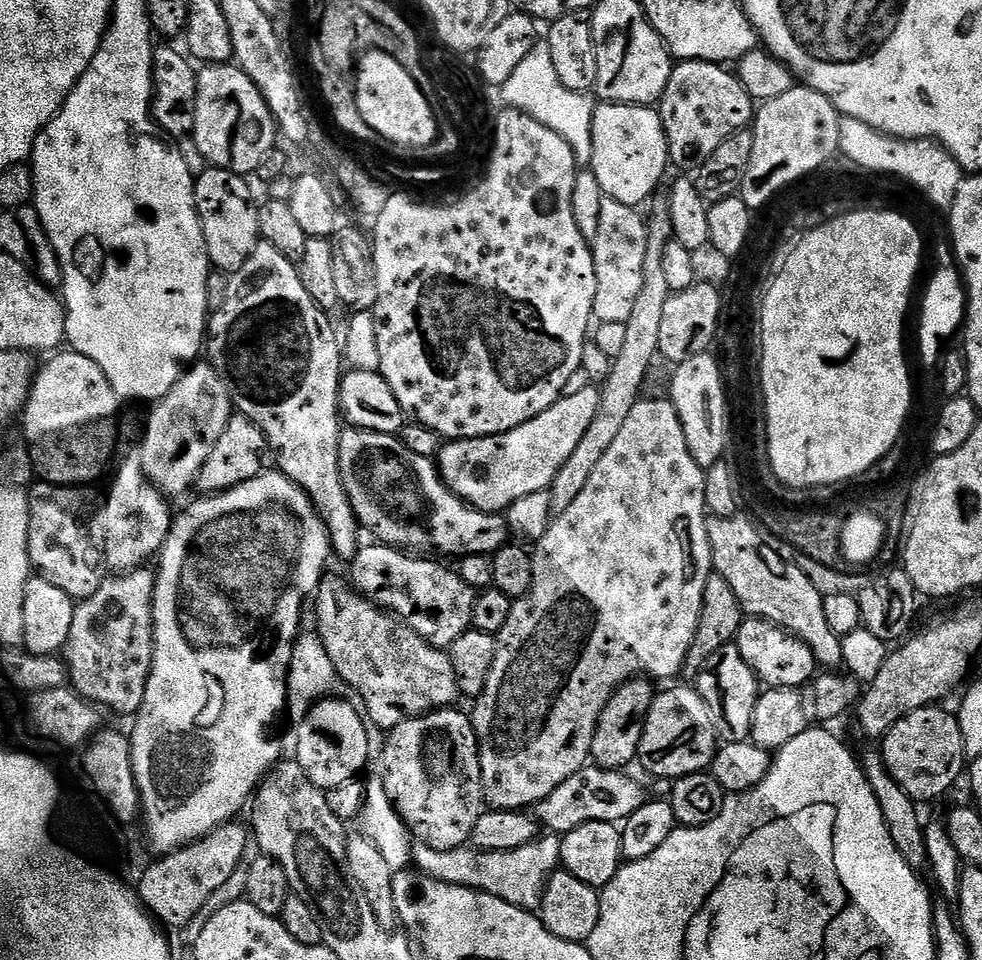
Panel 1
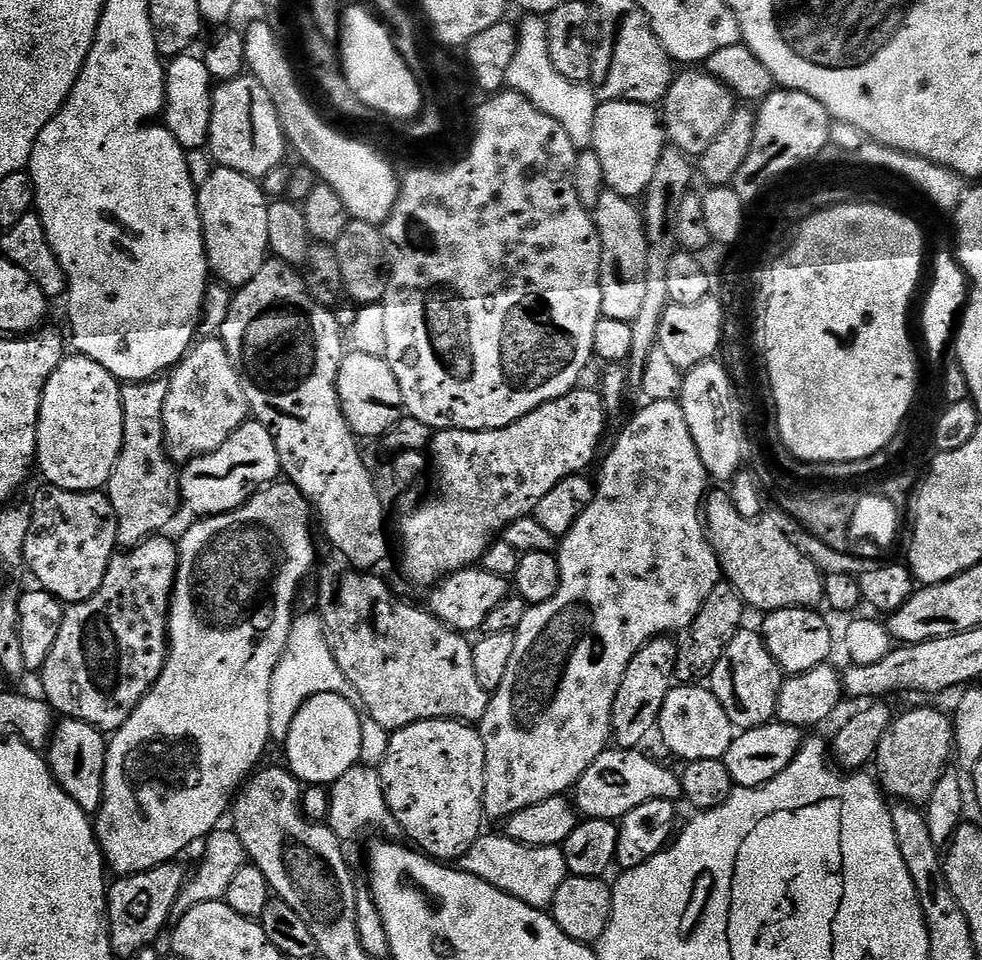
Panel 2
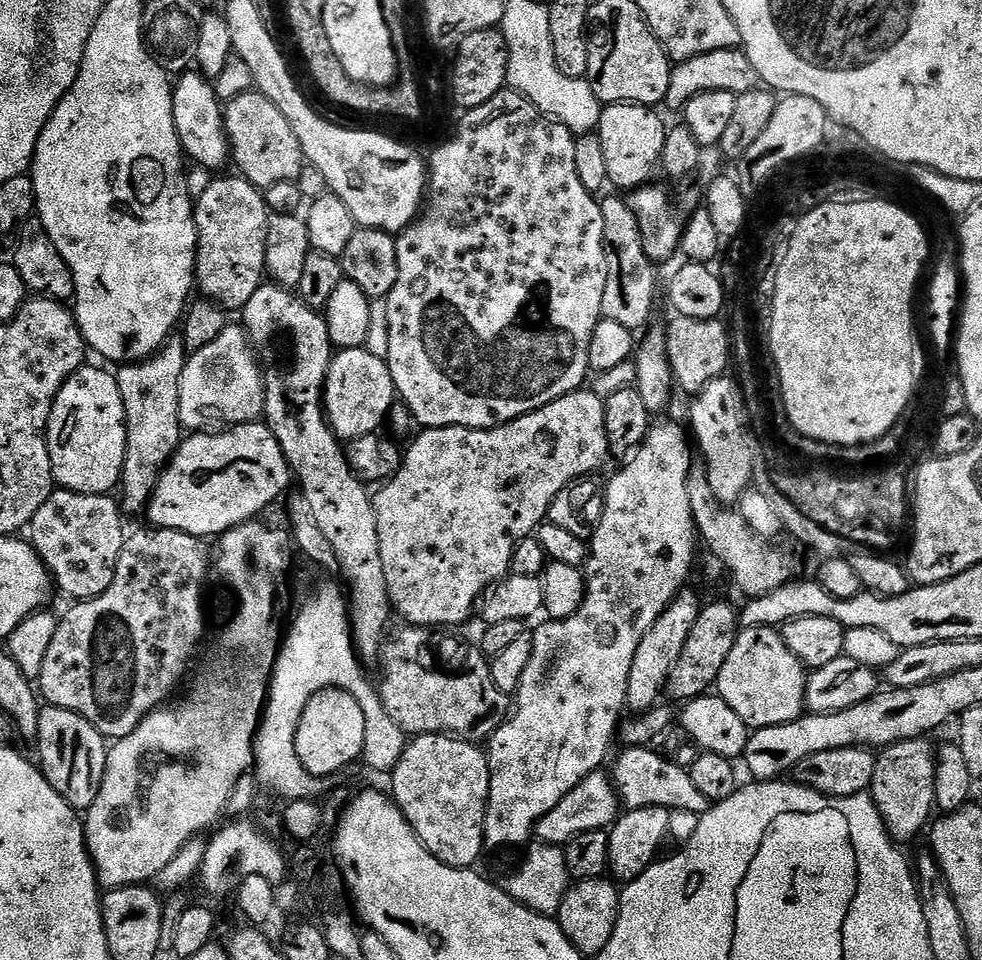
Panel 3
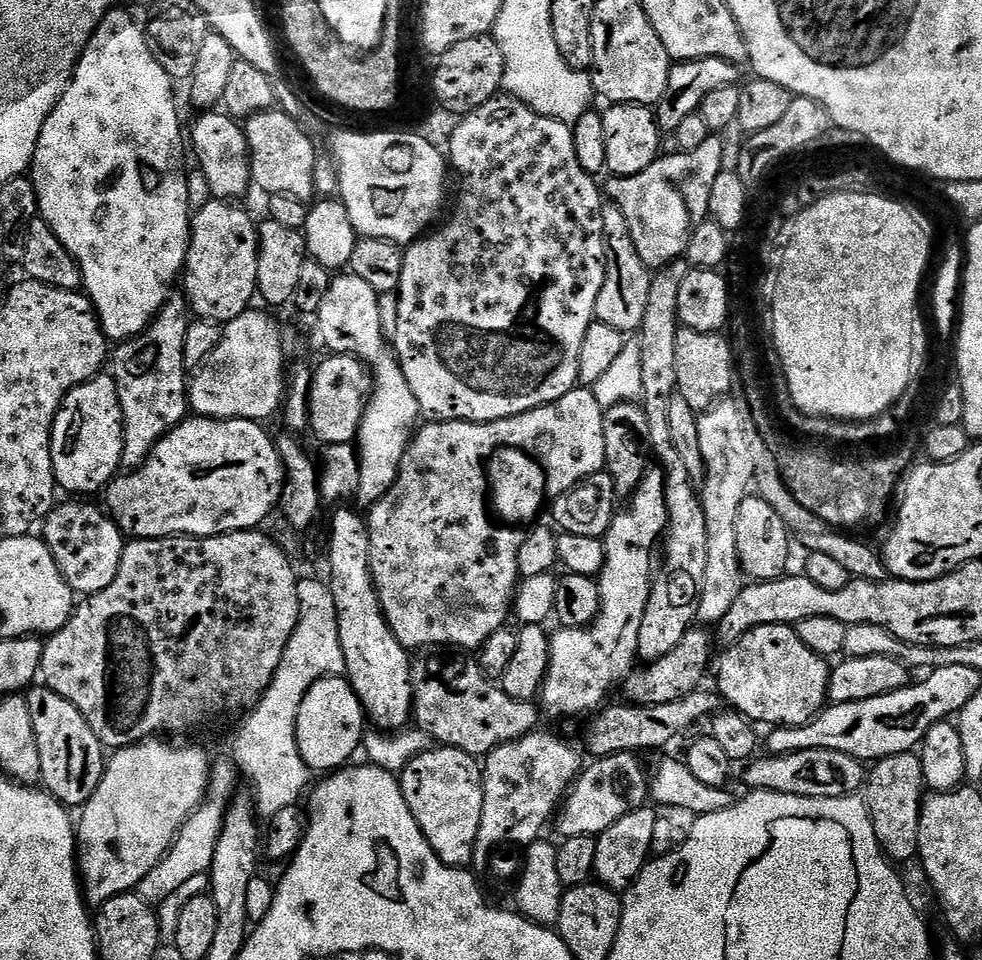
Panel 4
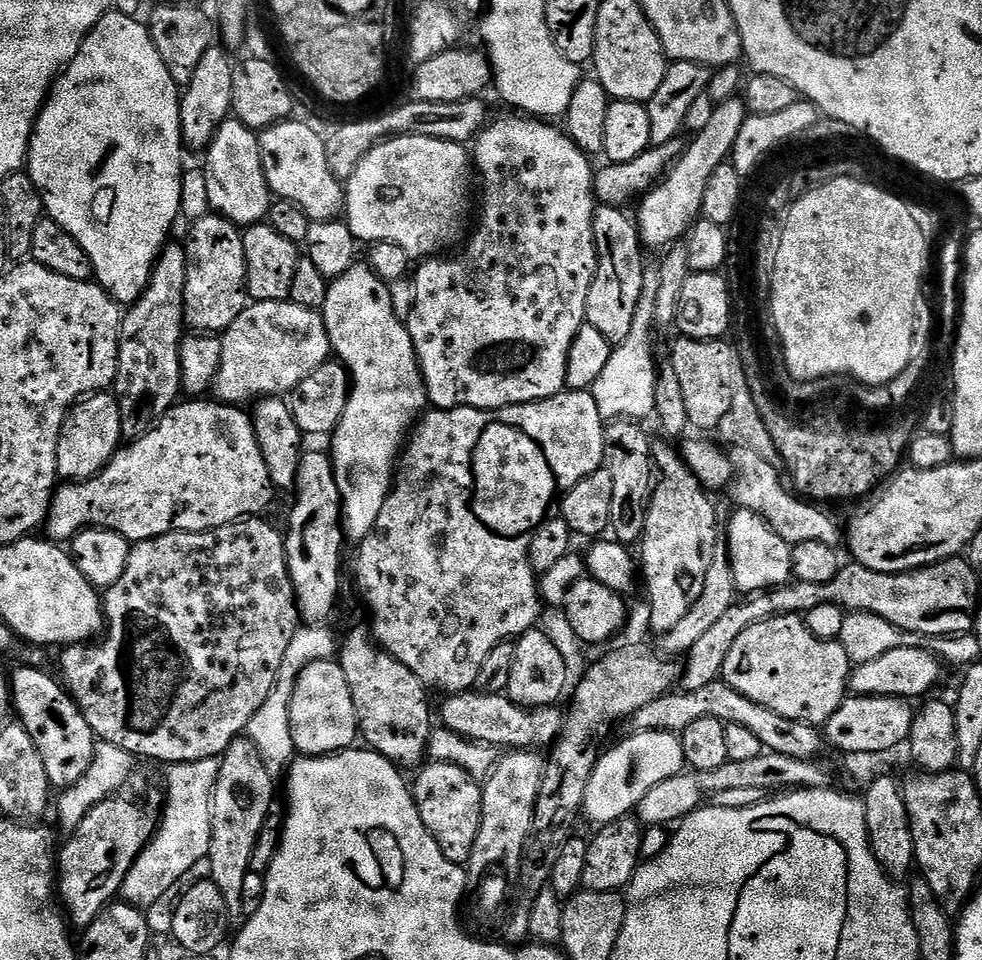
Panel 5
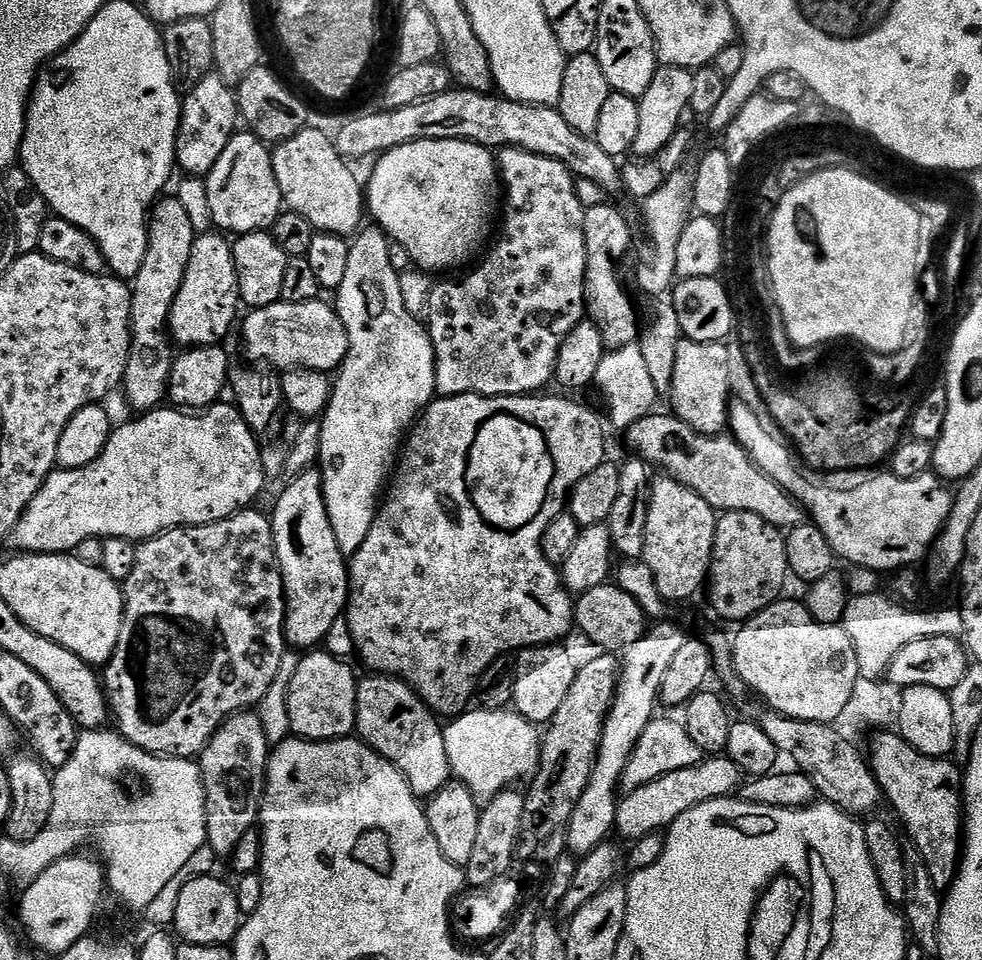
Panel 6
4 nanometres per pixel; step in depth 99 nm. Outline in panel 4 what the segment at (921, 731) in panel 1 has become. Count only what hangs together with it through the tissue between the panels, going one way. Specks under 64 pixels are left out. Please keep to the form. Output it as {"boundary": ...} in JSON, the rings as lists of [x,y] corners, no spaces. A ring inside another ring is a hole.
{"boundary":[[[915,751],[890,754],[875,761],[867,769],[862,796],[867,803],[870,822],[874,826],[880,849],[889,860],[899,862],[917,859],[920,807],[924,805],[925,795],[922,762]]]}

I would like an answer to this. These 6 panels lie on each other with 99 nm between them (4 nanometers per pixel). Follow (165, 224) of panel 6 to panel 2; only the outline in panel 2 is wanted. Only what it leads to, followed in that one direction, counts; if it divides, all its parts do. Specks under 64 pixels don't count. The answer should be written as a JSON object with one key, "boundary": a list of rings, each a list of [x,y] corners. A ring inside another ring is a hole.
{"boundary":[[[164,378],[128,382],[120,390],[124,437],[122,438],[122,450],[118,454],[118,462],[106,485],[106,495],[112,507],[112,519],[116,521],[116,543],[124,550],[136,548],[143,540],[163,533],[164,527],[175,518],[176,507],[179,509],[182,504],[178,476],[164,447],[162,410],[166,410],[167,393],[168,381]]]}

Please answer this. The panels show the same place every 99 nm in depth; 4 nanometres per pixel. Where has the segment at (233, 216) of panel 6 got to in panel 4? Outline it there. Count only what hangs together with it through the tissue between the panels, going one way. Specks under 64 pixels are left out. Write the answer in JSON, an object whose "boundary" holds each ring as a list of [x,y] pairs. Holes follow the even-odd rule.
{"boundary":[[[208,110],[190,128],[190,148],[196,151],[198,169],[206,176],[213,197],[240,198],[252,184],[252,163],[248,153],[248,139],[243,127],[233,117],[220,110]]]}

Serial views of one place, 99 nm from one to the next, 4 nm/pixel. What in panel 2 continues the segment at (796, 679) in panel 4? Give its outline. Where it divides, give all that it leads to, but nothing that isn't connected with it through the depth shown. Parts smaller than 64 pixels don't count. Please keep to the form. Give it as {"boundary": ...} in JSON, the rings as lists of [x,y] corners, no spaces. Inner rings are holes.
{"boundary":[[[741,630],[712,668],[710,690],[718,702],[722,702],[722,710],[726,710],[733,729],[747,730],[760,728],[775,717],[780,688],[785,679],[785,673],[780,671],[764,644],[763,635],[759,631]]]}

